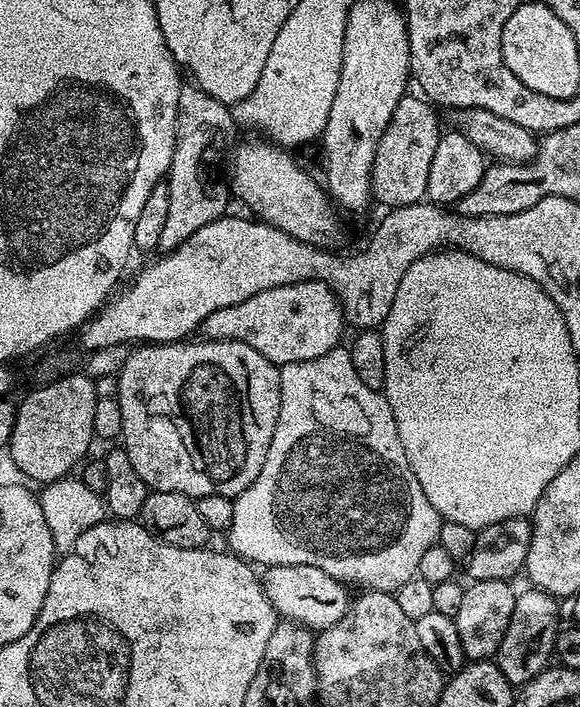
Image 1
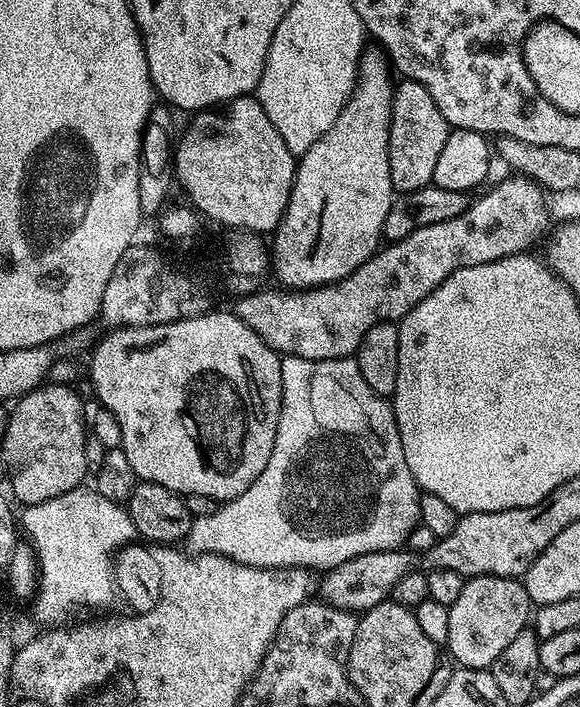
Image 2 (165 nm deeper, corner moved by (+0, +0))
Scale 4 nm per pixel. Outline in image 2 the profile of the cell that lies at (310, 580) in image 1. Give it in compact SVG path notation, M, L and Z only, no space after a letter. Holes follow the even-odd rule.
M411 550L362 554L358 558L350 558L350 562L342 562L336 568L325 571L324 580L322 576L318 584L318 596L325 604L363 614L389 599L394 590L394 582L398 582L398 578L402 578L407 572L417 571L421 564L421 557Z

